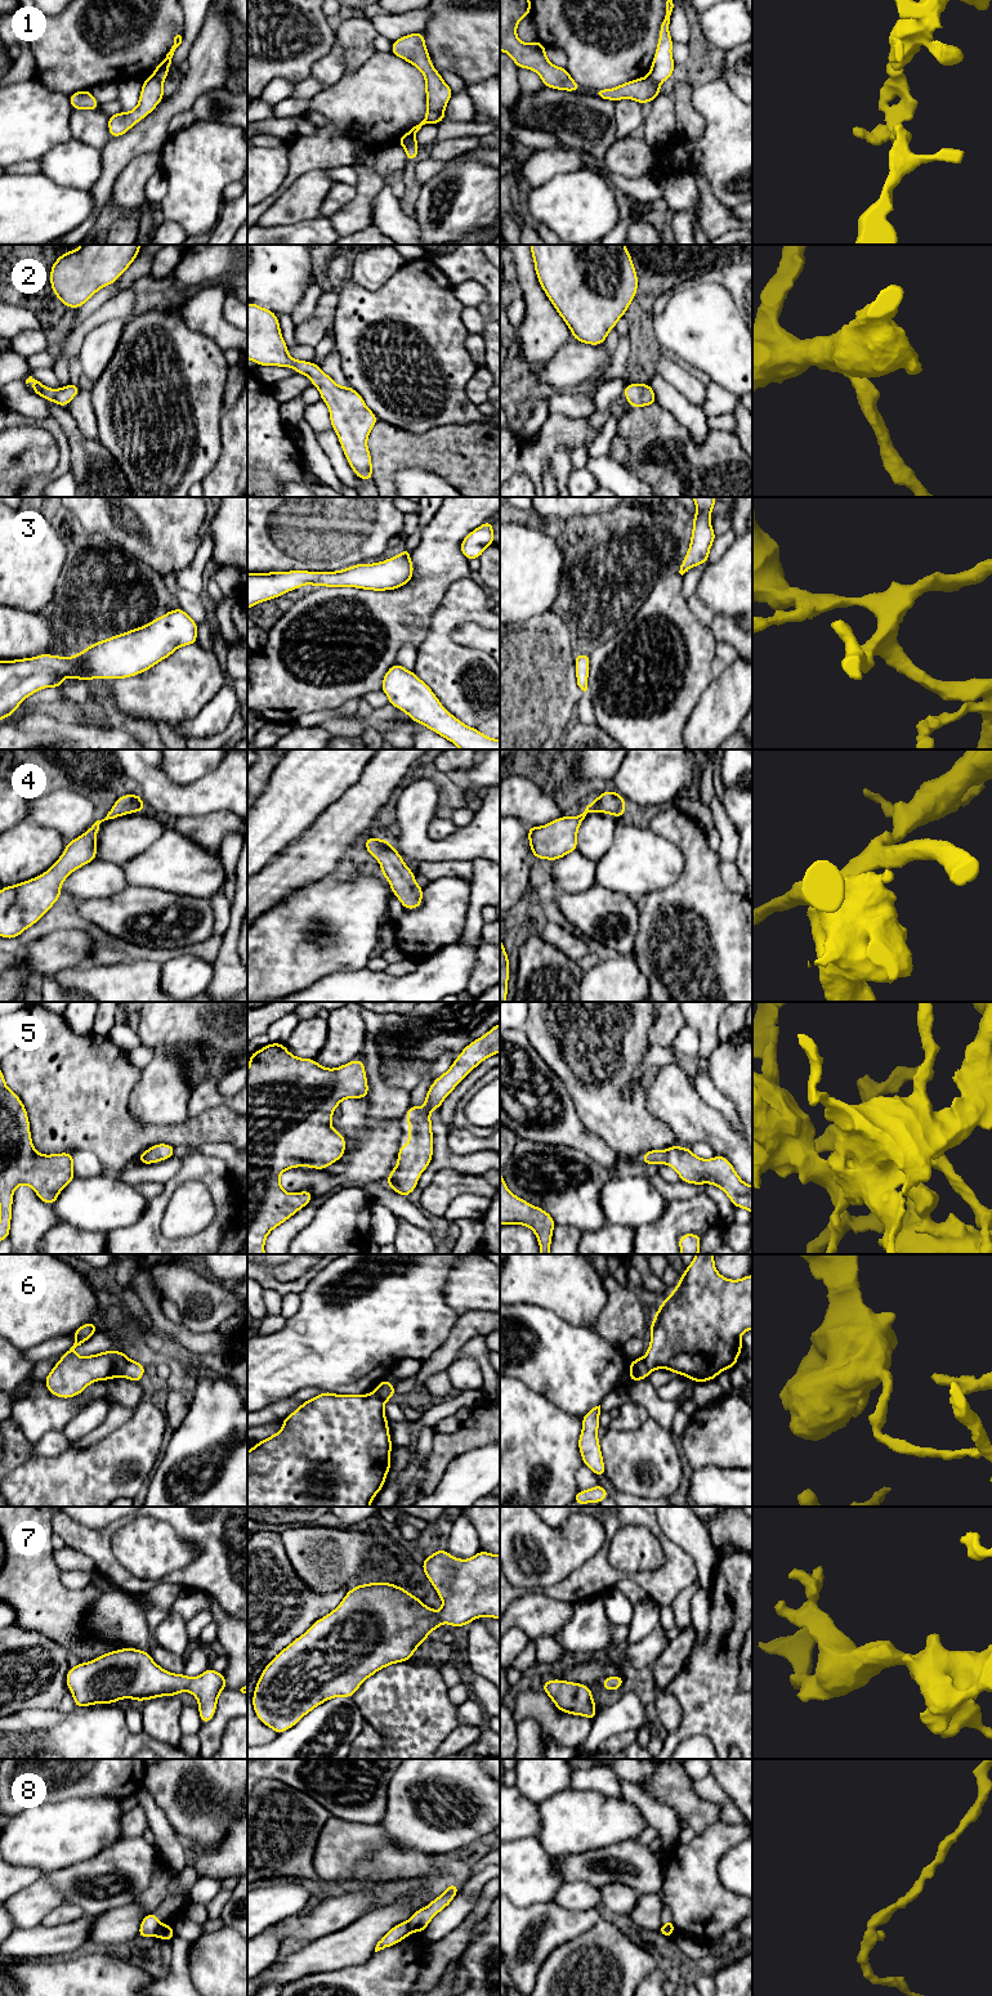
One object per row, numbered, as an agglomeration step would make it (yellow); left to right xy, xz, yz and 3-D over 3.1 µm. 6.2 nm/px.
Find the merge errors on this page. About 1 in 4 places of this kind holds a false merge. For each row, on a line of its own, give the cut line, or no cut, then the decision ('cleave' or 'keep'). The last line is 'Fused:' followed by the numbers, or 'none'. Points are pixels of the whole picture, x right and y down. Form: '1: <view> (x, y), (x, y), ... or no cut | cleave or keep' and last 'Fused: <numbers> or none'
1: yz (648, 75), (658, 84) | cleave
2: no cut | keep
3: no cut | keep
4: no cut | keep
5: no cut | keep
6: xy (128, 1359), (120, 1375) | cleave
7: no cut | keep
8: xy (162, 1925), (155, 1934) | cleave
Fused: 1, 6, 8

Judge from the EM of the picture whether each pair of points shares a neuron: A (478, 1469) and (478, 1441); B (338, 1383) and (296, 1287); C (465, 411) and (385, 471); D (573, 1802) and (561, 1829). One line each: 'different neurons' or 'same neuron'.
A: different neurons
B: different neurons
C: different neurons
D: same neuron

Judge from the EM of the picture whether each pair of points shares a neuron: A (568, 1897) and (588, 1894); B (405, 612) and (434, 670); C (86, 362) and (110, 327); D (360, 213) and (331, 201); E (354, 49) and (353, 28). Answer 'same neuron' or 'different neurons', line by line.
A: same neuron
B: different neurons
C: same neuron
D: different neurons
E: same neuron

